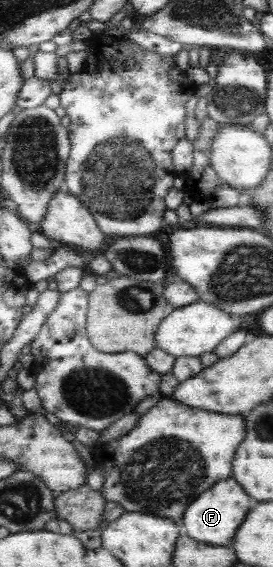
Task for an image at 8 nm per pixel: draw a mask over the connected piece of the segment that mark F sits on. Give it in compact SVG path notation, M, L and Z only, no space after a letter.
M231 477L216 482L204 497L196 497L196 501L187 507L182 519L184 533L196 539L196 541L210 545L228 545L234 537L236 527L244 519L246 509L250 507L250 495L242 491L239 482Z

